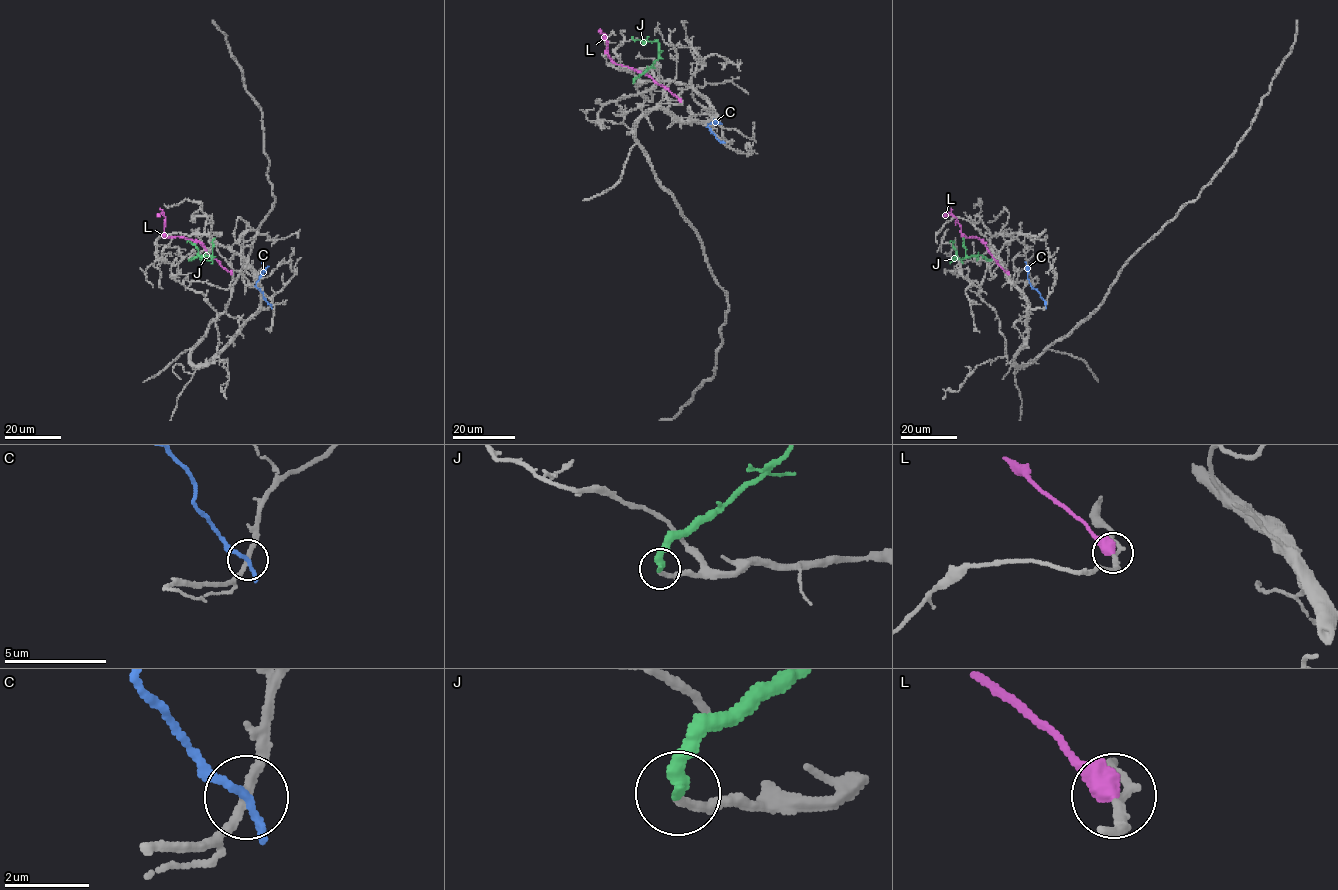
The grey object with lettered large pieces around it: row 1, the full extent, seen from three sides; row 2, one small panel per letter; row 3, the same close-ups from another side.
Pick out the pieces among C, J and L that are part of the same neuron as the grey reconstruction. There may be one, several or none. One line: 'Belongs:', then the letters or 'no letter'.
Belongs: J

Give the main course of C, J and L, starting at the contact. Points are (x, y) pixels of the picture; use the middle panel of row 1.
C: (723, 142), (708, 126), (715, 122), (713, 119)
J: (633, 82), (658, 57), (659, 43), (642, 42), (631, 36)
L: (681, 101), (644, 73), (617, 65), (609, 56), (604, 34), (598, 30)

